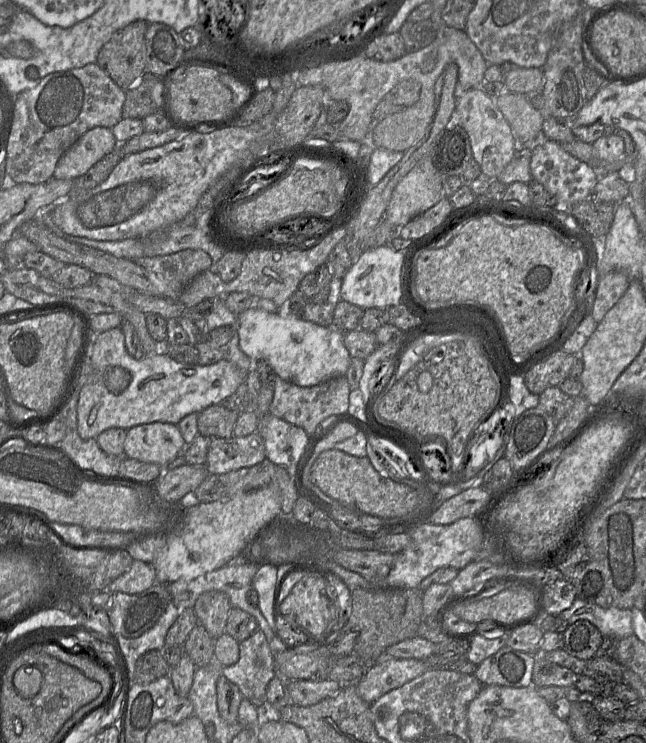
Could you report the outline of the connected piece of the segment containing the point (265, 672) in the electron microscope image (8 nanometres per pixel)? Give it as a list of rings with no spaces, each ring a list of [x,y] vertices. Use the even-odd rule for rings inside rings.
[[[260,629],[239,643],[239,660],[234,665],[222,667],[221,675],[235,684],[243,697],[248,699],[256,707],[263,706],[267,703],[266,690],[268,684],[278,675],[274,662],[274,652],[266,636]]]

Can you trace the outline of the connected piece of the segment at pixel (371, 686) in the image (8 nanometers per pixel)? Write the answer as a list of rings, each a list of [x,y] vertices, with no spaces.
[[[385,652],[384,658],[368,669],[355,685],[359,696],[371,705],[427,670],[429,667],[424,660],[387,658]]]

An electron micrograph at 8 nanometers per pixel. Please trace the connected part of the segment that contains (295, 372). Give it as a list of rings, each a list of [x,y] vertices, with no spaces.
[[[250,307],[238,315],[237,333],[239,346],[249,358],[264,359],[276,376],[301,387],[345,376],[352,361],[342,331],[302,320],[284,310],[270,313]]]

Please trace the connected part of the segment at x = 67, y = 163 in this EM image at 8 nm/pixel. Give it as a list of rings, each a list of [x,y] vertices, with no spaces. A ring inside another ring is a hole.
[[[94,127],[84,133],[59,159],[53,177],[76,179],[119,146],[112,129]]]

